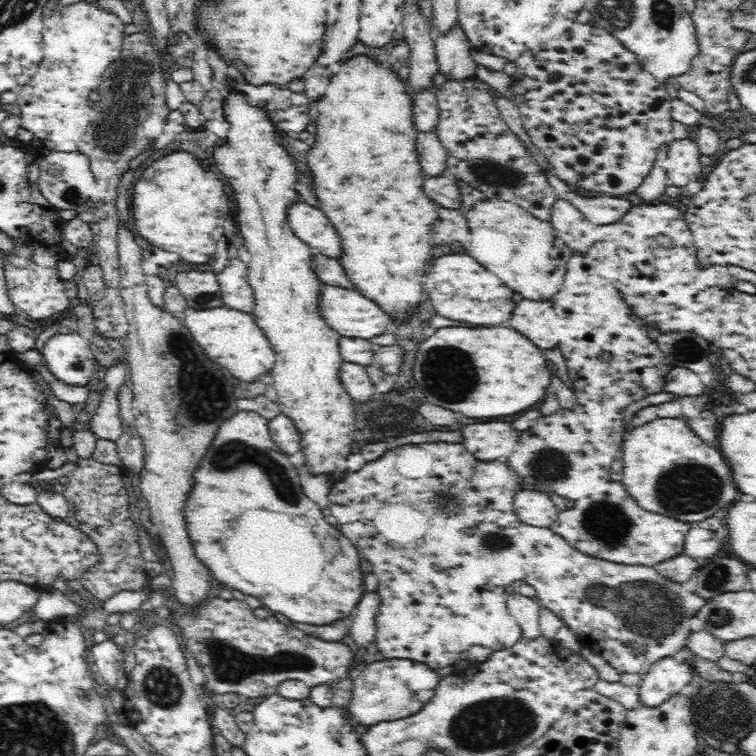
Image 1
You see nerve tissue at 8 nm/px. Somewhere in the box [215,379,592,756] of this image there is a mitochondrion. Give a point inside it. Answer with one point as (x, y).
(489, 722)

